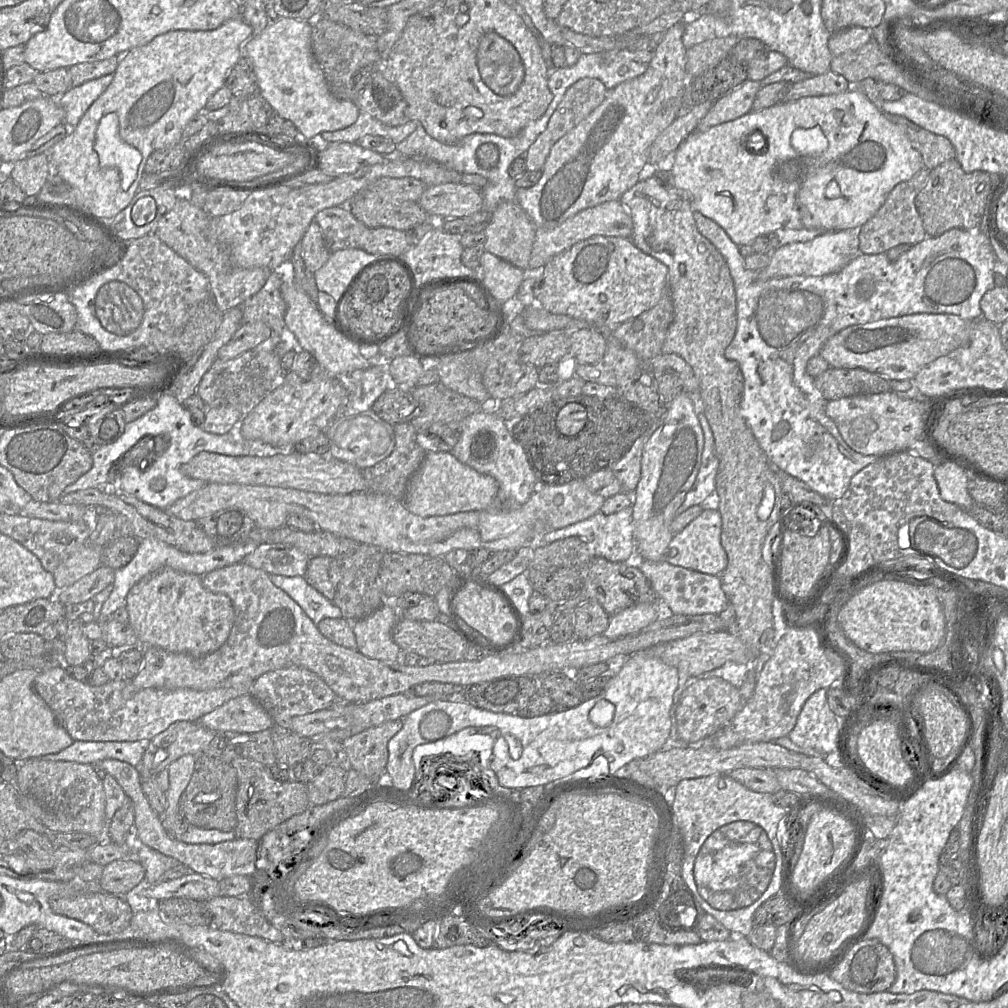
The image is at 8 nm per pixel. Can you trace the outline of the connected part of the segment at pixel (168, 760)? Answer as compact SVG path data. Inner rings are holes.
M179 721L172 724L149 741L137 767L140 779L156 779L179 757L201 754L216 734L199 722Z

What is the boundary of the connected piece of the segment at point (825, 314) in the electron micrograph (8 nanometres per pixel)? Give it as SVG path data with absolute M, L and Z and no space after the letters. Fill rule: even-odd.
M695 211L694 218L700 233L711 241L725 258L735 285L737 299L737 328L733 340L725 351L725 356L729 360L733 360L738 363L743 375L744 390L740 402L741 415L771 463L775 464L780 470L784 471L788 475L805 482L809 487L825 497L827 500L837 501L841 499L847 490L852 477L869 464L878 461L879 457L860 454L851 449L845 443L835 422L826 414L825 408L828 401L822 396L821 392L815 386L814 378L806 371L808 361L819 355L822 347L829 338L844 328L853 325L862 325L881 319L917 313L952 314L959 316L964 320L981 318L982 310L980 308L980 300L987 291L996 287L994 283L994 267L996 257L991 246L991 238L987 232L986 224L982 220L978 228L968 230L953 228L944 232L940 236L926 237L923 241L911 246L911 248L902 254L896 261L889 260L885 253L860 253L843 269L832 274L822 276L797 275L772 279L761 279L759 273L760 271L749 270L745 267L745 257L743 257L740 253L740 246L732 241L720 225L699 211Z

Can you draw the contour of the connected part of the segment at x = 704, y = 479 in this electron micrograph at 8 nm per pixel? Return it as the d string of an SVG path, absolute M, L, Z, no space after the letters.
M689 394L694 410L700 422L704 435L704 450L701 458L701 466L696 481L678 509L678 514L695 505L703 508L713 498L716 486L716 475L719 468L719 460L715 454L714 437L707 418L704 415L704 406L700 396Z

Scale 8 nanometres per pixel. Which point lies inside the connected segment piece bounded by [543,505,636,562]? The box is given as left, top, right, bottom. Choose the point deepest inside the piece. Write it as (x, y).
(611, 537)

